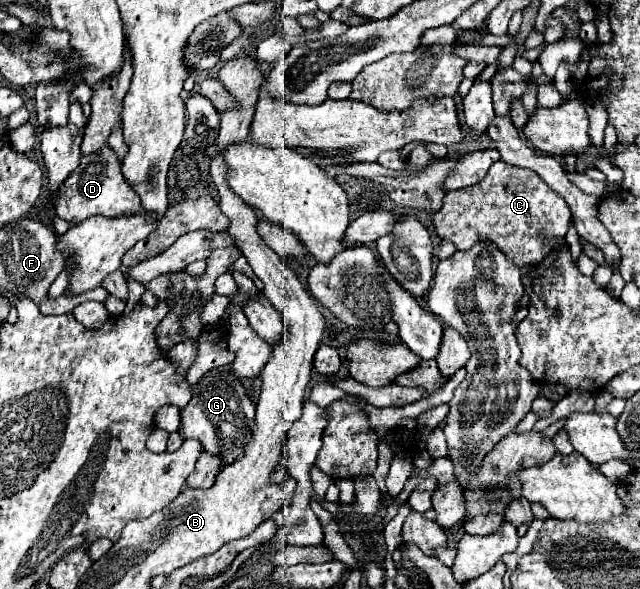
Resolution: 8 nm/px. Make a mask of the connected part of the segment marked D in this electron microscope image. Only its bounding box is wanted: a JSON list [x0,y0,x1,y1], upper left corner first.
[53,144,143,222]

